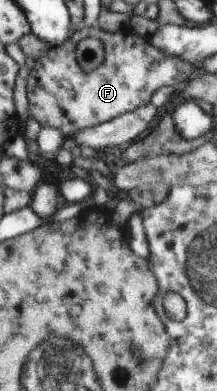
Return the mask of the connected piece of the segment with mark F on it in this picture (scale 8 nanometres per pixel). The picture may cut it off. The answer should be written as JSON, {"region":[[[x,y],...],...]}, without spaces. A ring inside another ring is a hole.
{"region":[[[128,24],[114,33],[84,25],[73,29],[65,41],[49,47],[34,60],[33,68],[26,77],[28,113],[40,127],[58,129],[64,137],[73,136],[140,108],[161,87],[183,86],[196,73],[195,67],[189,62],[157,49],[148,37],[133,34]],[[85,38],[100,39],[104,49],[101,63],[86,72],[80,68],[74,54],[76,43]]]}

